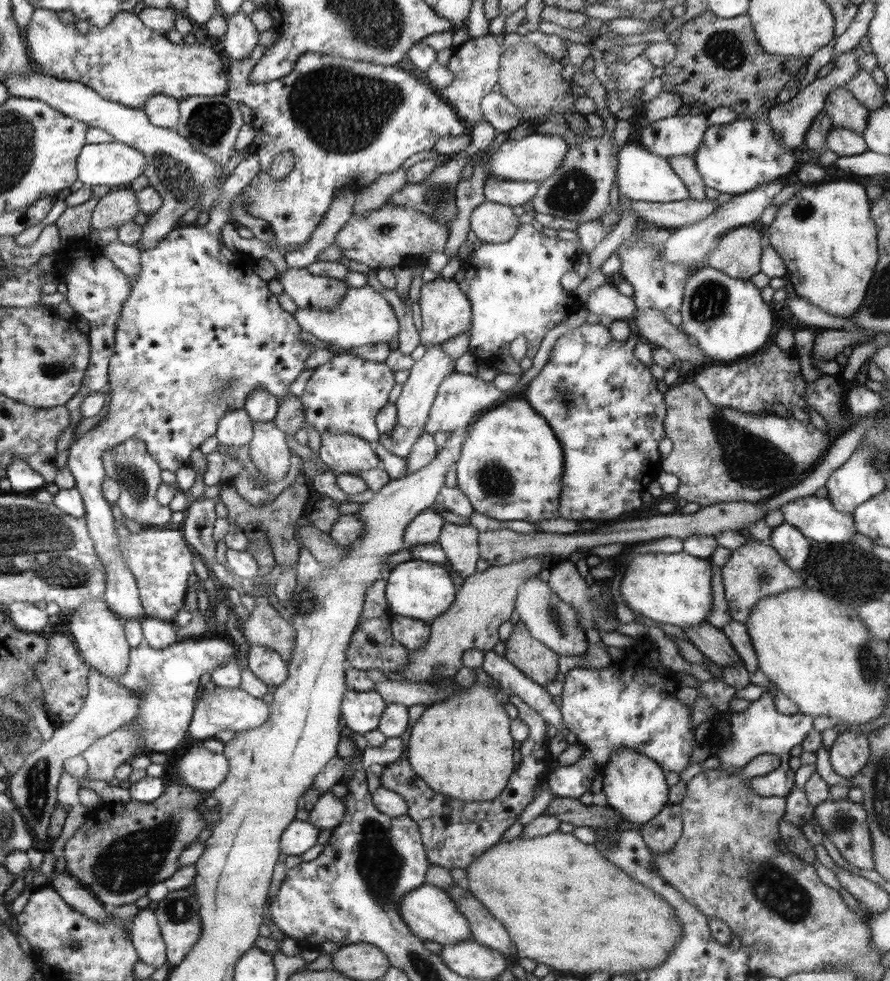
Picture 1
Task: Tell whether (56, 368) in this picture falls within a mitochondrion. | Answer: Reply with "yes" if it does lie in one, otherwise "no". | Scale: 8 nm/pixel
yes

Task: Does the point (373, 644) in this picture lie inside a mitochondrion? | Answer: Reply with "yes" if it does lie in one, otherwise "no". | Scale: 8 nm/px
yes

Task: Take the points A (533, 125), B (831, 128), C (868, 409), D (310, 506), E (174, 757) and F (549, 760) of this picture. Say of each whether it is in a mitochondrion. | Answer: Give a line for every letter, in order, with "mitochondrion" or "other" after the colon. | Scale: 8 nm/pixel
A: other
B: other
C: other
D: other
E: other
F: other

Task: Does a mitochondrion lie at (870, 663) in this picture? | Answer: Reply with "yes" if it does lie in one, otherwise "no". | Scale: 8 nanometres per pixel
yes

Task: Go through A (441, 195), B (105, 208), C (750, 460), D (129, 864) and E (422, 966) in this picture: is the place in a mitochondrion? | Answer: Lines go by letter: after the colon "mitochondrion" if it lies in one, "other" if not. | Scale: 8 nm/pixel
A: mitochondrion
B: other
C: mitochondrion
D: mitochondrion
E: mitochondrion

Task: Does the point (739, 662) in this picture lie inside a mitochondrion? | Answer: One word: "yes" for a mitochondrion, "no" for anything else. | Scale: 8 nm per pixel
no

